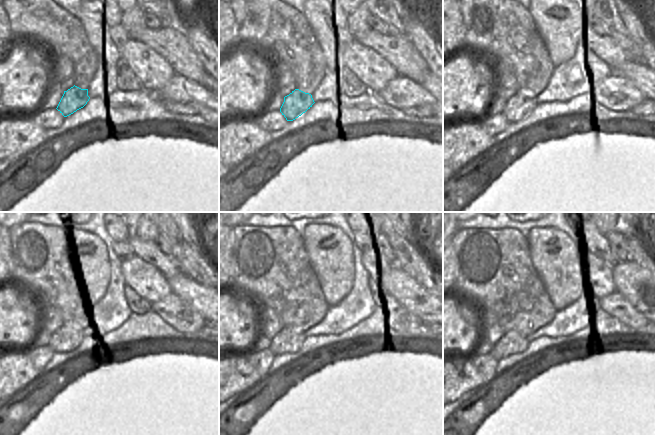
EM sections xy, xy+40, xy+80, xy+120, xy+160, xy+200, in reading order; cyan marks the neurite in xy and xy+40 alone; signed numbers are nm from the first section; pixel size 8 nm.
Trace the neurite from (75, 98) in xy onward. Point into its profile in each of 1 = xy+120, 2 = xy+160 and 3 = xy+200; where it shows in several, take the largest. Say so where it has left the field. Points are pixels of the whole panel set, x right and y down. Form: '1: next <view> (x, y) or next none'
1: next xy+120 (69, 336)
2: next xy+160 (288, 340)
3: next xy+200 (511, 343)

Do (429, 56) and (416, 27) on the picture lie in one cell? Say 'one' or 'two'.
one

